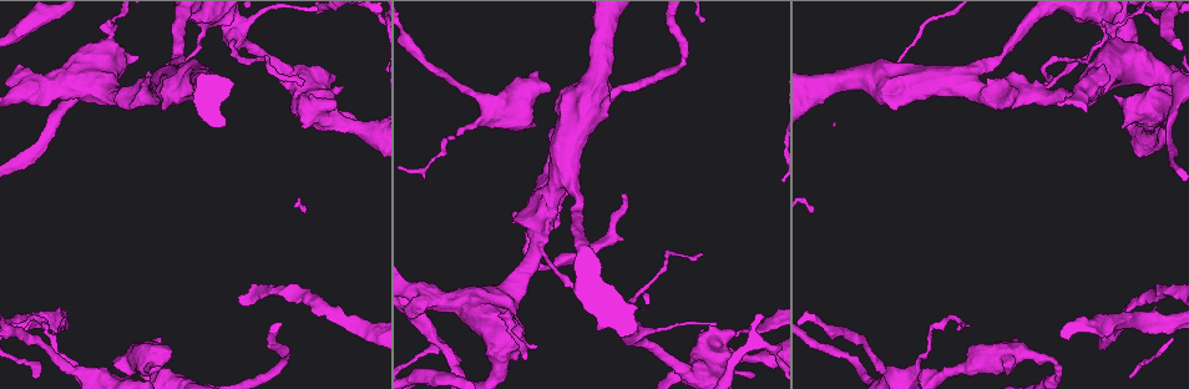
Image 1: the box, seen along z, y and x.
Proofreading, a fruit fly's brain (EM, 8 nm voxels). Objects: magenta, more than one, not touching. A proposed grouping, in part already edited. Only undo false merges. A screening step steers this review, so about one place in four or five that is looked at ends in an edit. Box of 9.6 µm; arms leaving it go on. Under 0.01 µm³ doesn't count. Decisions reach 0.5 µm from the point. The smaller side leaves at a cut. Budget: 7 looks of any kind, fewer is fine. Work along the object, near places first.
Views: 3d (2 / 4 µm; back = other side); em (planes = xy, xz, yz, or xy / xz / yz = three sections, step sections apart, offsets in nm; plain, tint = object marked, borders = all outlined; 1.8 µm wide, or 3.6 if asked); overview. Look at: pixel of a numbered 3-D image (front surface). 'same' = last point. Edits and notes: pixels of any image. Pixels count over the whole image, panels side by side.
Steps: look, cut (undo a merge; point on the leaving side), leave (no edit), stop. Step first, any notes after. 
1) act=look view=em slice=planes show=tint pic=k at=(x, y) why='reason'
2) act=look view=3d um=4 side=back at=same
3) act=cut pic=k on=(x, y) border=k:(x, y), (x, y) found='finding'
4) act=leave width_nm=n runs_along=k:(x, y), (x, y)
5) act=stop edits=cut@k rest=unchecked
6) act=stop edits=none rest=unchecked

act=look view=em slice=planes show=tint pic=1 at=(1045, 358) why='sudden change in width'

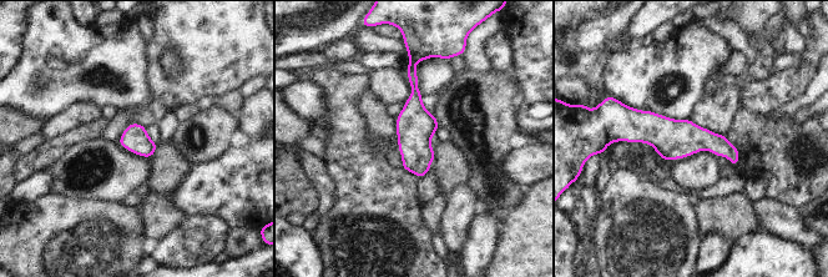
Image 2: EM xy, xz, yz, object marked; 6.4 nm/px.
act=leave runs_along=2:(619, 134), (705, 139), (735, 161) found='one neuron here'

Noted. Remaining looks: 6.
act=look view=em slice=planes show=tint pic=1 at=(540, 254) why='thin arm on a thick one'

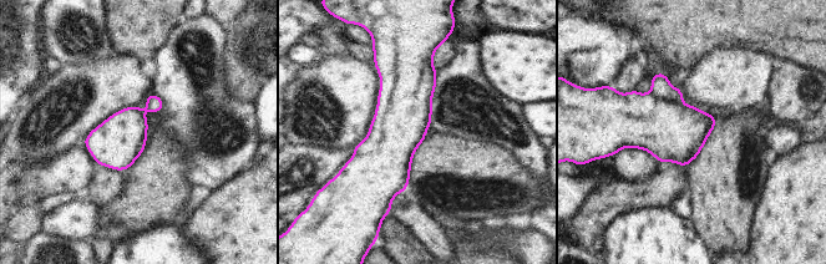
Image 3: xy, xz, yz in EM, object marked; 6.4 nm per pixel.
act=cut pic=3 on=(660, 86) border=3:(650, 91), (675, 102) found='two neurons meet here'

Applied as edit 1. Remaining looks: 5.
act=look view=overview

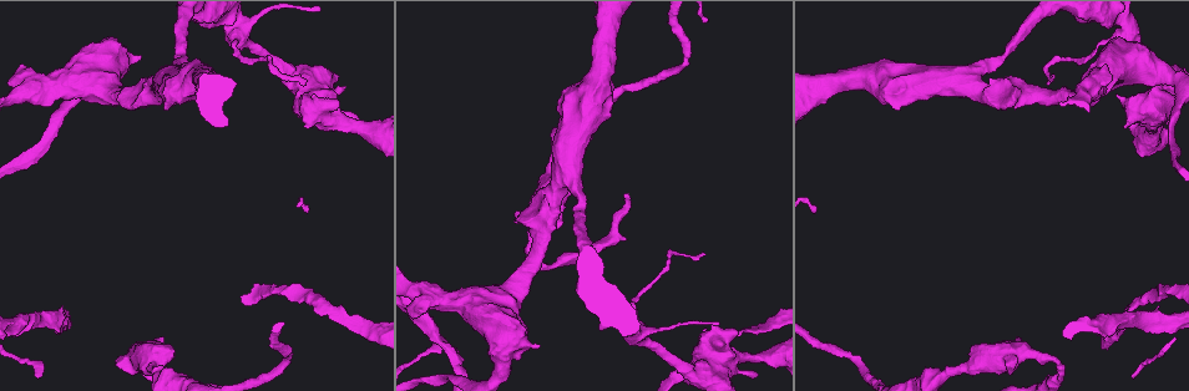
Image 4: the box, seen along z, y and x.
act=look view=em um=3.6 slice=planes show=plain pic=4 at=(329, 117) why='thin neck'

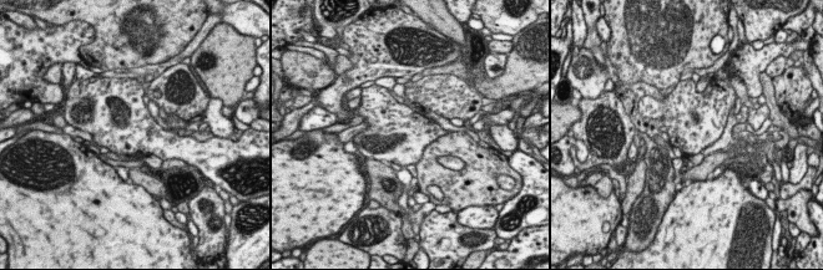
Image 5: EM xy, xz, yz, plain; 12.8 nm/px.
act=look view=em um=3.6 slice=planes show=tint at=same

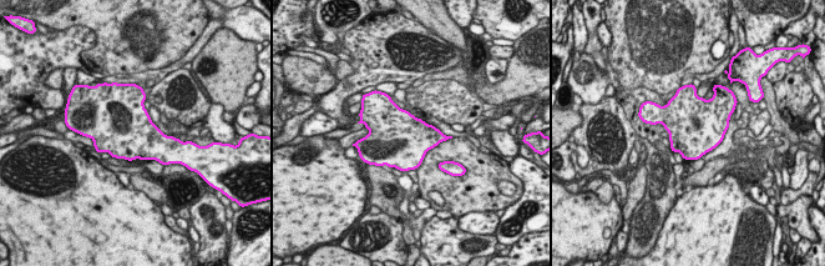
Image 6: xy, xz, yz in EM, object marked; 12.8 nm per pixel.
act=leave found='continuous, no second neuron'

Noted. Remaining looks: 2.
act=stop edits=cut@3 rest=unchecked

